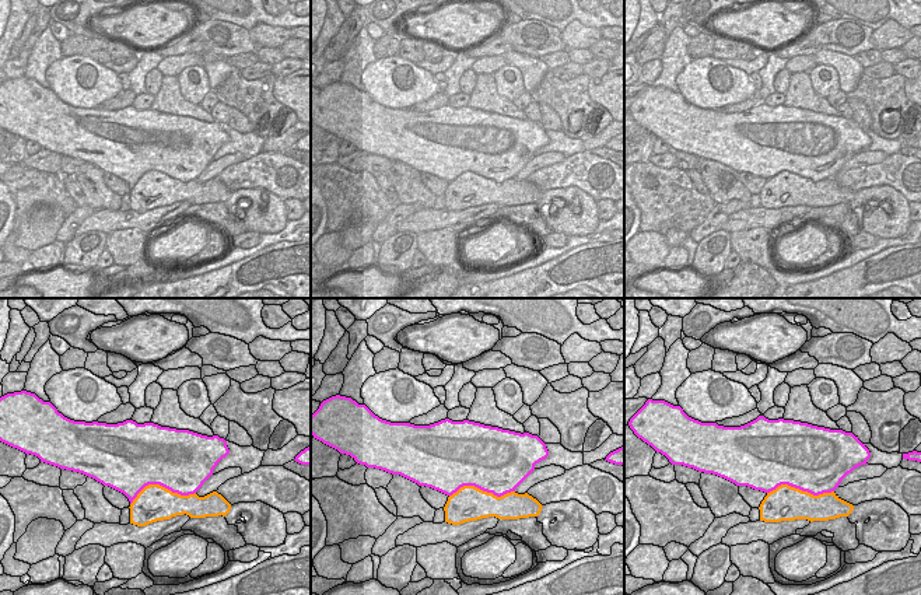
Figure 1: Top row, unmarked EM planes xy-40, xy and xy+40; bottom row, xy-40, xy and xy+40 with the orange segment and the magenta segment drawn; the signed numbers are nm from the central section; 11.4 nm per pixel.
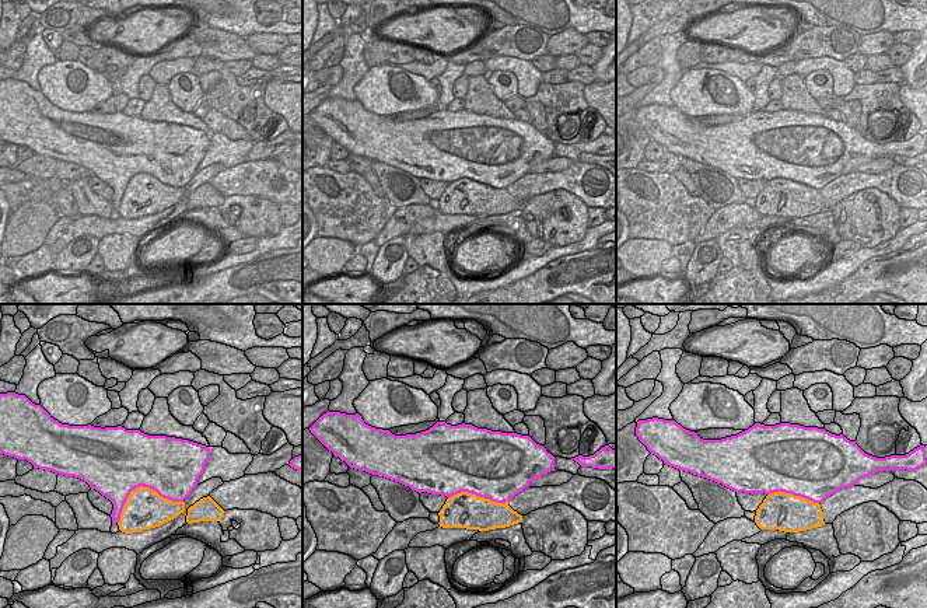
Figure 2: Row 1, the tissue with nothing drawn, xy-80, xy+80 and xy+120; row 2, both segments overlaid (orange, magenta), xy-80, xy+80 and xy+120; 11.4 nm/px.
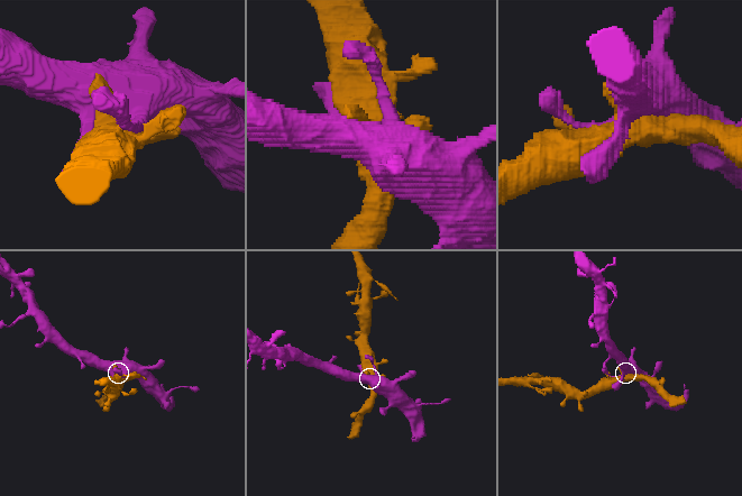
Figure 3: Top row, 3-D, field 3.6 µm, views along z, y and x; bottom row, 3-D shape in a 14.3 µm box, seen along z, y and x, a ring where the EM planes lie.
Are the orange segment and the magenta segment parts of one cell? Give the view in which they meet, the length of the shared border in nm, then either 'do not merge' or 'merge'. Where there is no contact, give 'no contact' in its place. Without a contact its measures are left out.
xy-40 | 750 nm | do not merge

